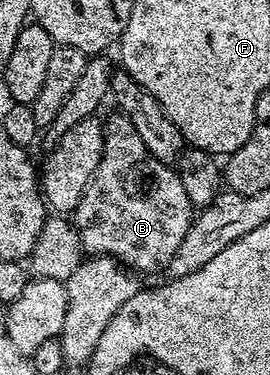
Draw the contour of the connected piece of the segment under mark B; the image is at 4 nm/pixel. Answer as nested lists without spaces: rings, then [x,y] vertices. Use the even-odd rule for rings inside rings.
[[[115,112],[111,119],[103,122],[101,164],[97,164],[93,180],[89,180],[73,211],[73,221],[88,255],[114,258],[128,270],[140,275],[155,274],[158,270],[166,271],[177,248],[181,248],[181,240],[185,240],[185,232],[189,232],[193,221],[193,207],[189,196],[185,196],[185,188],[178,173],[152,156],[149,148],[145,148],[145,143],[141,141],[141,136],[137,136],[137,128],[133,128],[131,121],[121,112]]]

